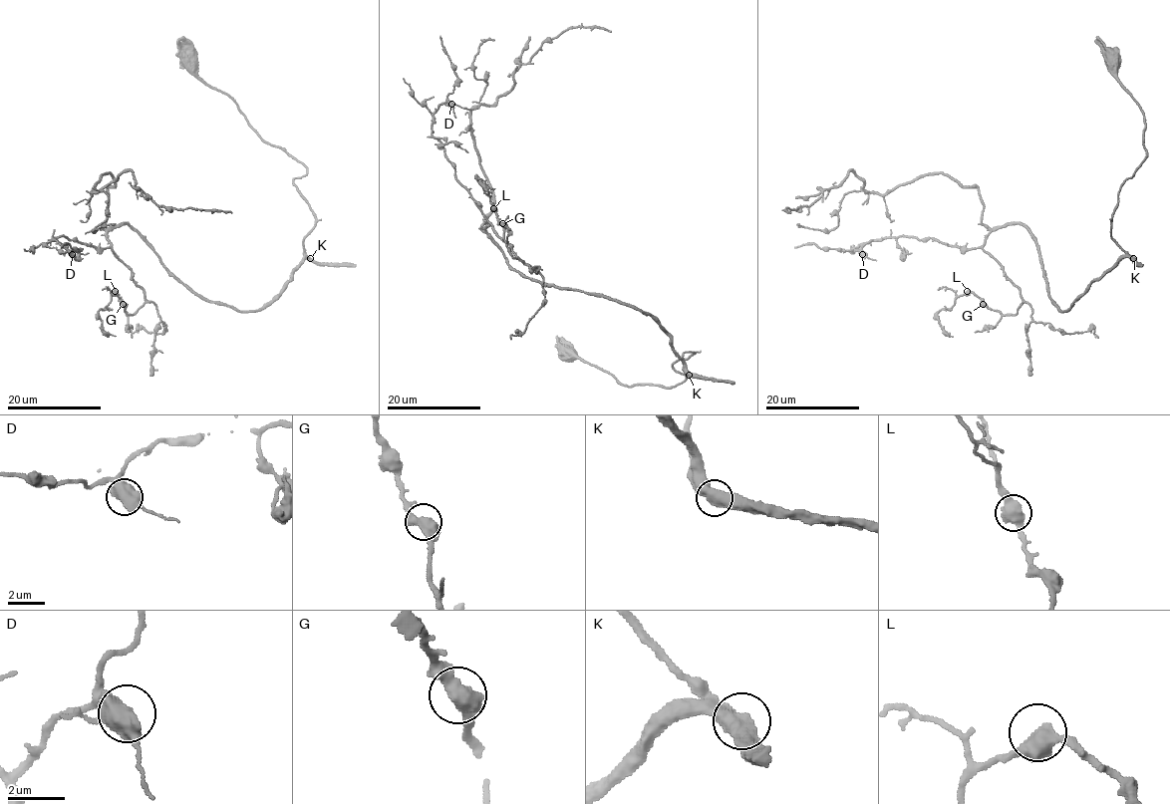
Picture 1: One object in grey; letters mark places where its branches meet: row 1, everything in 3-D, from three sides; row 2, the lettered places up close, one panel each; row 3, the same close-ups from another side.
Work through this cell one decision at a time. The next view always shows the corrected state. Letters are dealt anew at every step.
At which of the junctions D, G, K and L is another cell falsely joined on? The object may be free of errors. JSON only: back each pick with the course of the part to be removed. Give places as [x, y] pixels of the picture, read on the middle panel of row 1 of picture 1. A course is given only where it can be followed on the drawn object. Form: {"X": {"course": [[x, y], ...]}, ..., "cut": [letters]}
{"cut": []}

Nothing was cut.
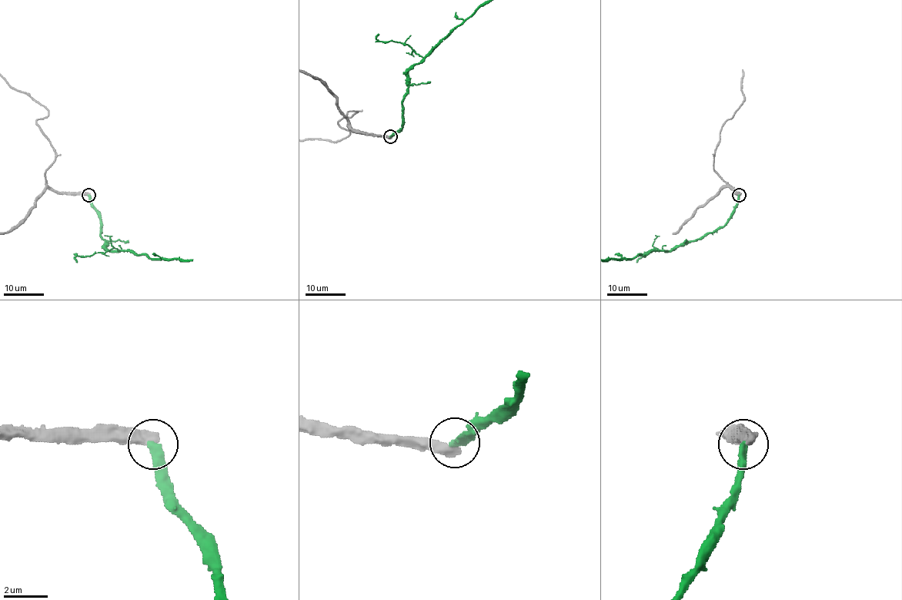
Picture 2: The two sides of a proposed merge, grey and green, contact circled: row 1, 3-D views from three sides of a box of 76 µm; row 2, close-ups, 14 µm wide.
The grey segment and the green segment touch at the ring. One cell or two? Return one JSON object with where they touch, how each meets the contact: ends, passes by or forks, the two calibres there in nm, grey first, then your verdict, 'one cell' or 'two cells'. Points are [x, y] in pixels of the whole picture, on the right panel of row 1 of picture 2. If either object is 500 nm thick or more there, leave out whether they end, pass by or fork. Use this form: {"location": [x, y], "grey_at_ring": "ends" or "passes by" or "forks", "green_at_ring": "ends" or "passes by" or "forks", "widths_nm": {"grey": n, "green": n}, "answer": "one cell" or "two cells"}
{"location": [739, 195], "grey_at_ring": "ends", "green_at_ring": "ends", "widths_nm": {"grey": 480, "green": 400}, "answer": "two cells"}

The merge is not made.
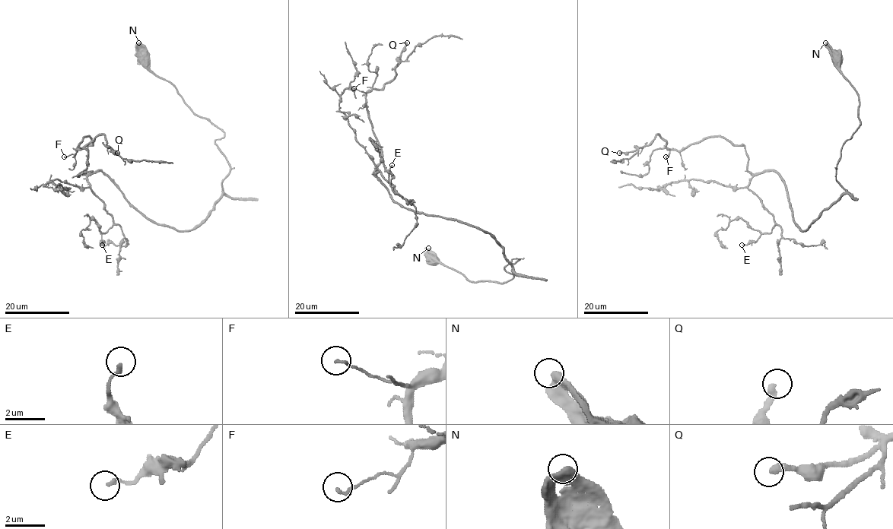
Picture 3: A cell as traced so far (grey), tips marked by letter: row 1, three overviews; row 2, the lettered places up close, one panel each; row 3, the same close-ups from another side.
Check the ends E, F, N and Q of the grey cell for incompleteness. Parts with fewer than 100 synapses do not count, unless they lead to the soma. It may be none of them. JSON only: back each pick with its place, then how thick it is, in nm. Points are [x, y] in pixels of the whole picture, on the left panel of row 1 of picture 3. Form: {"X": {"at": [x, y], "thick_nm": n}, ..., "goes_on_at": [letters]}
{"Q": {"at": [117, 153], "thick_nm": 360}, "goes_on_at": ["Q"]}

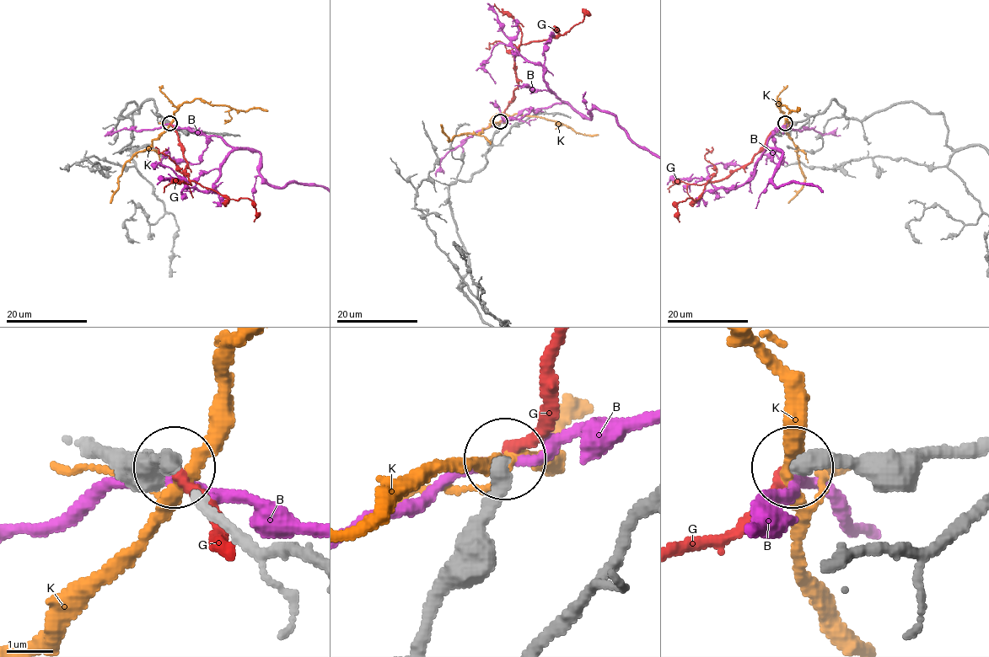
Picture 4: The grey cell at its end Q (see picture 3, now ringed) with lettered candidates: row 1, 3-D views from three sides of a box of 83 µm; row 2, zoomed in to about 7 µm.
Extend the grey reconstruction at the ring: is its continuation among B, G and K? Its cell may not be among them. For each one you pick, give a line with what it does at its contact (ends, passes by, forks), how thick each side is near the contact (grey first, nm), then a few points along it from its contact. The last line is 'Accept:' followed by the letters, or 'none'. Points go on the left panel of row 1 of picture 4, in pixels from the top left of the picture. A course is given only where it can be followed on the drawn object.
G: it ends | 360/240 nm | via (169, 123), (187, 162), (185, 179), (234, 200), (249, 199), (255, 205), (254, 221)
Accept: G

